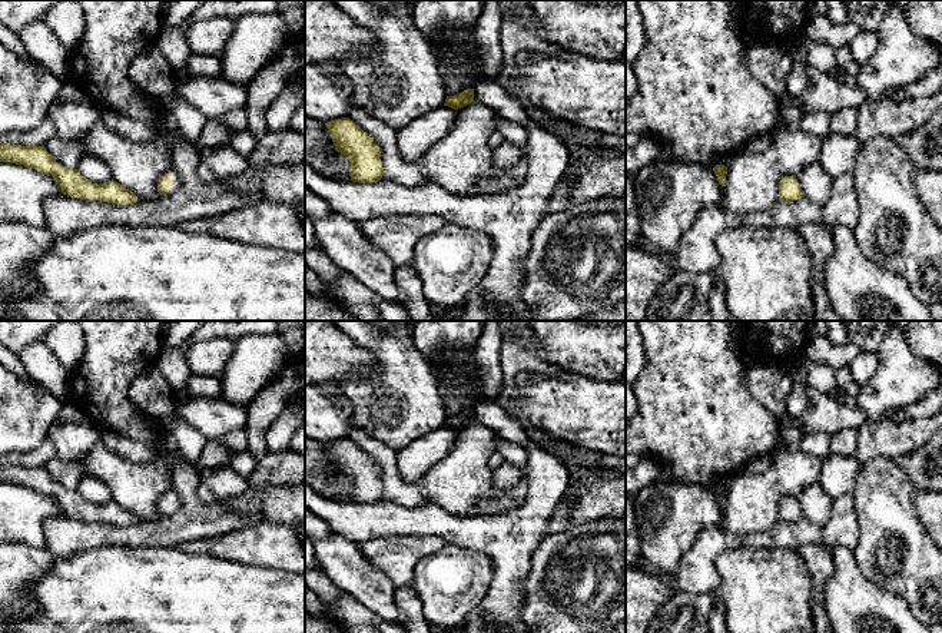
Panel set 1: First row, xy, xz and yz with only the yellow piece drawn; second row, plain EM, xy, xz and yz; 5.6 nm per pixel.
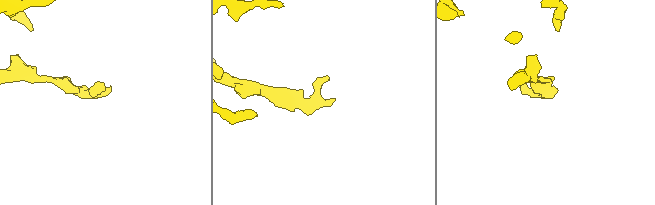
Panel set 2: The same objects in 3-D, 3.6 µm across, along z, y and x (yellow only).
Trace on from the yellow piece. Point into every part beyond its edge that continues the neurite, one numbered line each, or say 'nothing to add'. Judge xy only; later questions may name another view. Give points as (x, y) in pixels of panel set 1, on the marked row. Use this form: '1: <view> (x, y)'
1: xy (176, 181)

